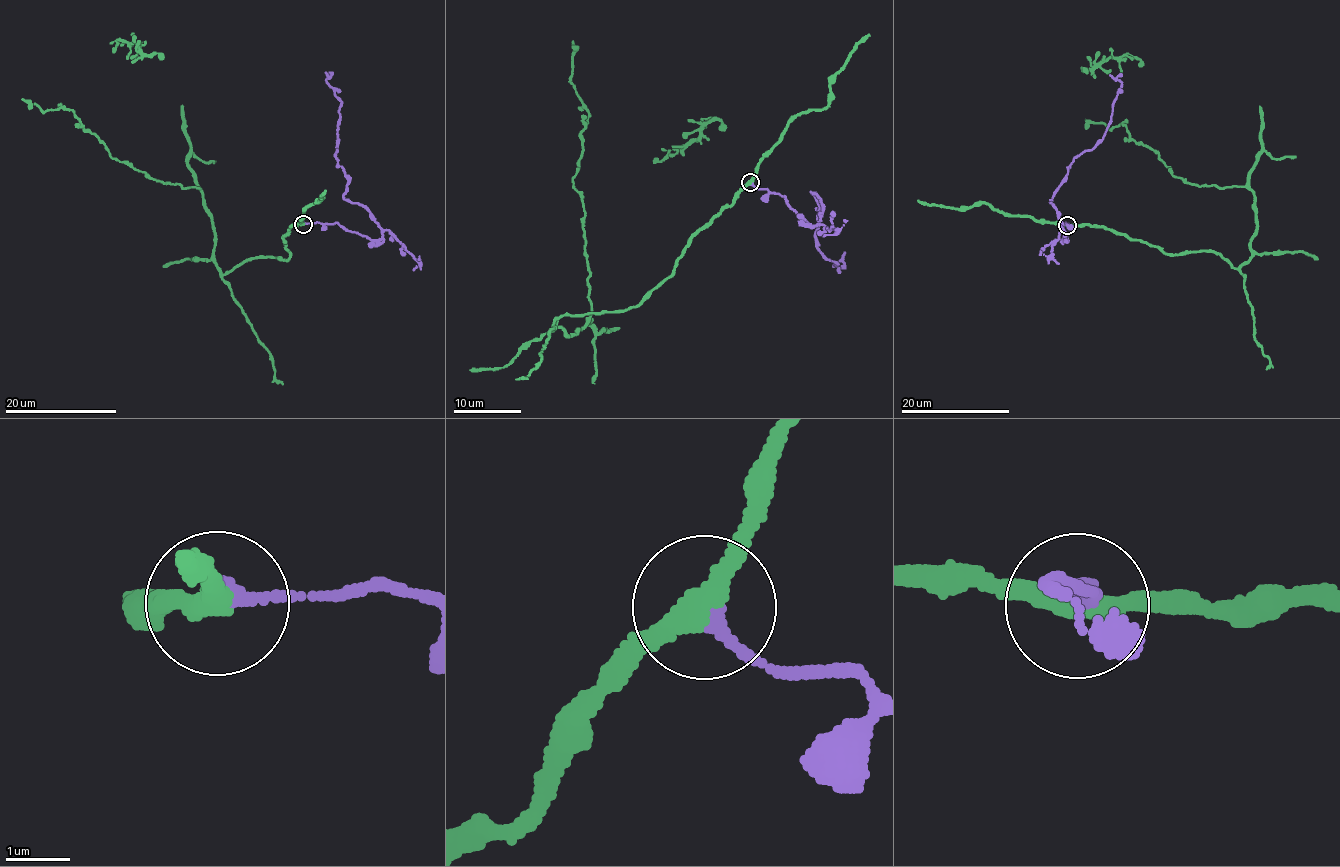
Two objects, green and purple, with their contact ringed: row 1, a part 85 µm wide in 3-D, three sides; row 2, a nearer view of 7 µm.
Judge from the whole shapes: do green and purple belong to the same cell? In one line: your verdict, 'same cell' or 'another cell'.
another cell

